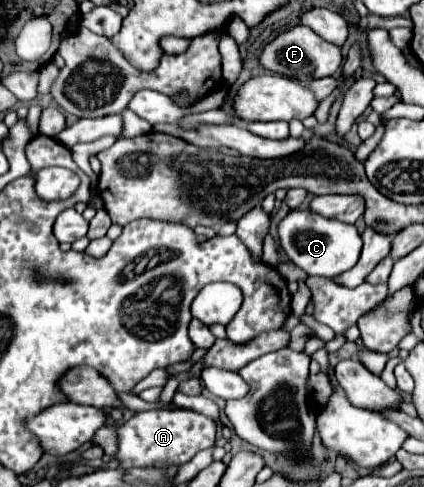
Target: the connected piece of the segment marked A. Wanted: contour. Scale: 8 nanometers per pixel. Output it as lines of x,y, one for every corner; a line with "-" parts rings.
147,410
133,414
123,426
119,426
119,452
117,460
123,468
129,466
181,466
189,462
199,450
215,444
217,424
215,420
191,412
191,410

